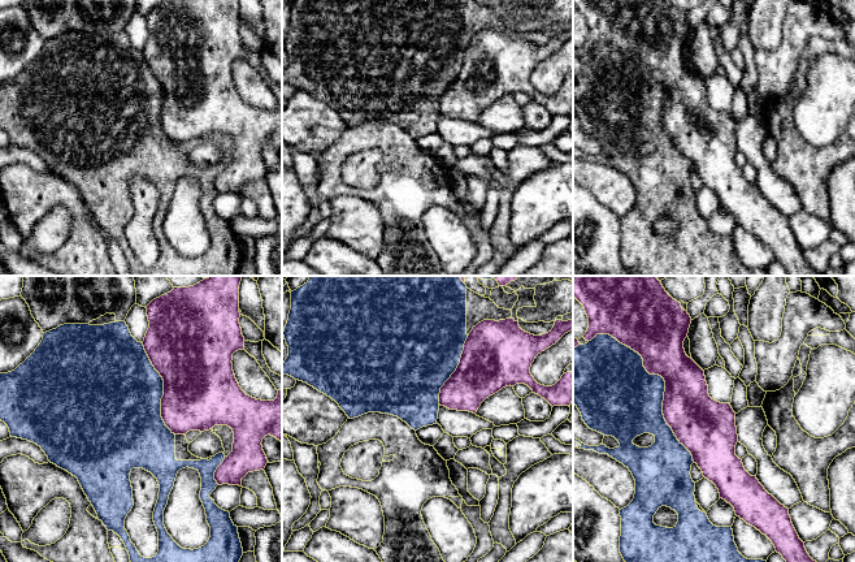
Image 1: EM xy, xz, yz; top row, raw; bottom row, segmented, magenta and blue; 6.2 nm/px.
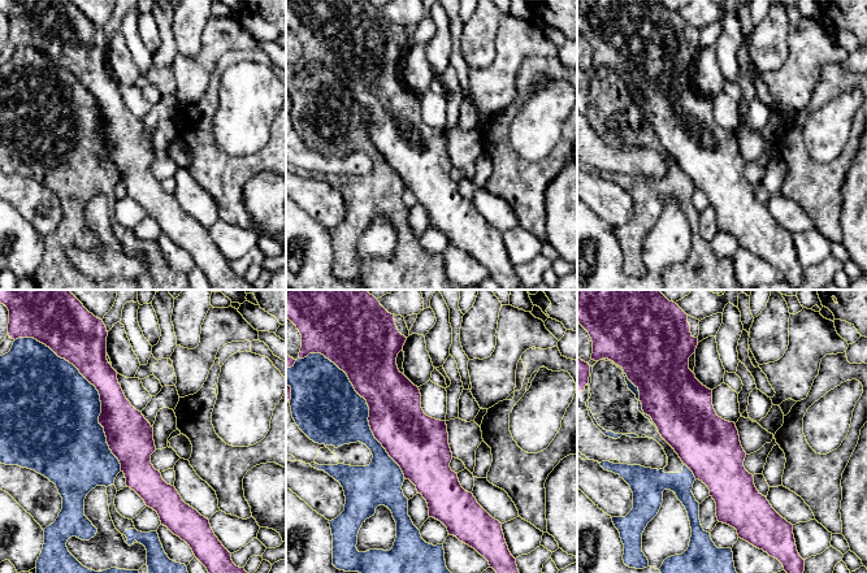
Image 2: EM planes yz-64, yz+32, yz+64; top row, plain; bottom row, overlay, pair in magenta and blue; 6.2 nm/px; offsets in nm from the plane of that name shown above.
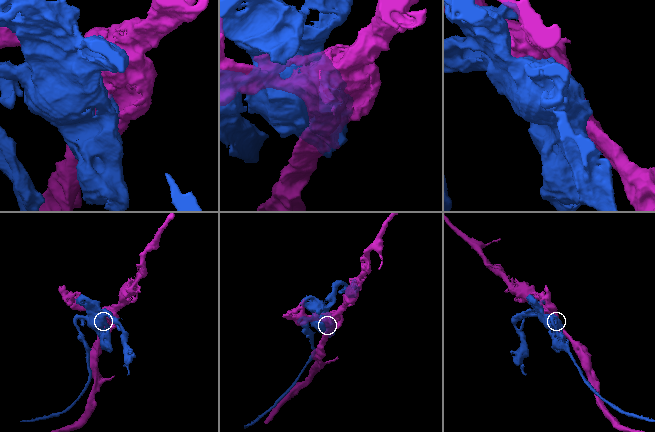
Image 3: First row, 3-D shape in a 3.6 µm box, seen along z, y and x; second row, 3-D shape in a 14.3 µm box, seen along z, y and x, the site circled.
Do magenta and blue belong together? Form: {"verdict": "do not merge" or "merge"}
{"verdict": "do not merge"}

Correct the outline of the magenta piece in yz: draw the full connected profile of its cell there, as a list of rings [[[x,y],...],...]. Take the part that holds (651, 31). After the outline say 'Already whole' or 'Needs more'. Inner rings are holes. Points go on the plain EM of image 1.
[[[573,0],[573,5],[583,14],[589,26],[589,36],[583,43],[591,49],[596,43],[609,43],[620,52],[638,61],[643,68],[643,75],[650,83],[659,83],[665,90],[663,124],[674,144],[693,164],[694,172],[702,178],[703,185],[719,198],[720,207],[734,216],[735,224],[747,233],[765,243],[776,256],[776,260],[786,269],[787,276],[825,276],[813,269],[799,247],[789,224],[789,217],[781,213],[756,185],[751,185],[743,176],[742,168],[735,164],[738,151],[735,121],[729,112],[720,112],[708,103],[704,79],[686,64],[683,49],[687,46],[691,26],[667,0]]]. Already whole

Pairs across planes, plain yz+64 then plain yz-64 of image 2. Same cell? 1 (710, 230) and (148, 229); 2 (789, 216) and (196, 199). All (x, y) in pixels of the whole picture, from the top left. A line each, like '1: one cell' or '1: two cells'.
1: two cells
2: one cell

